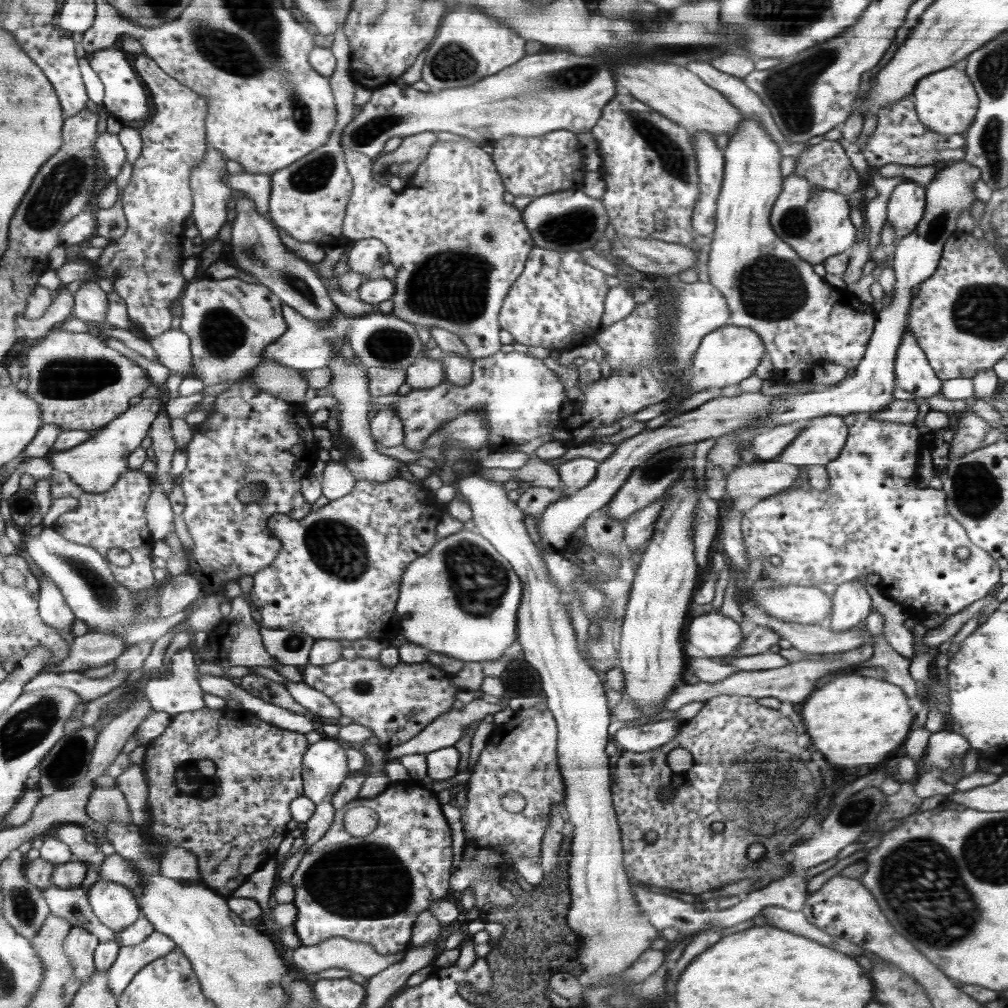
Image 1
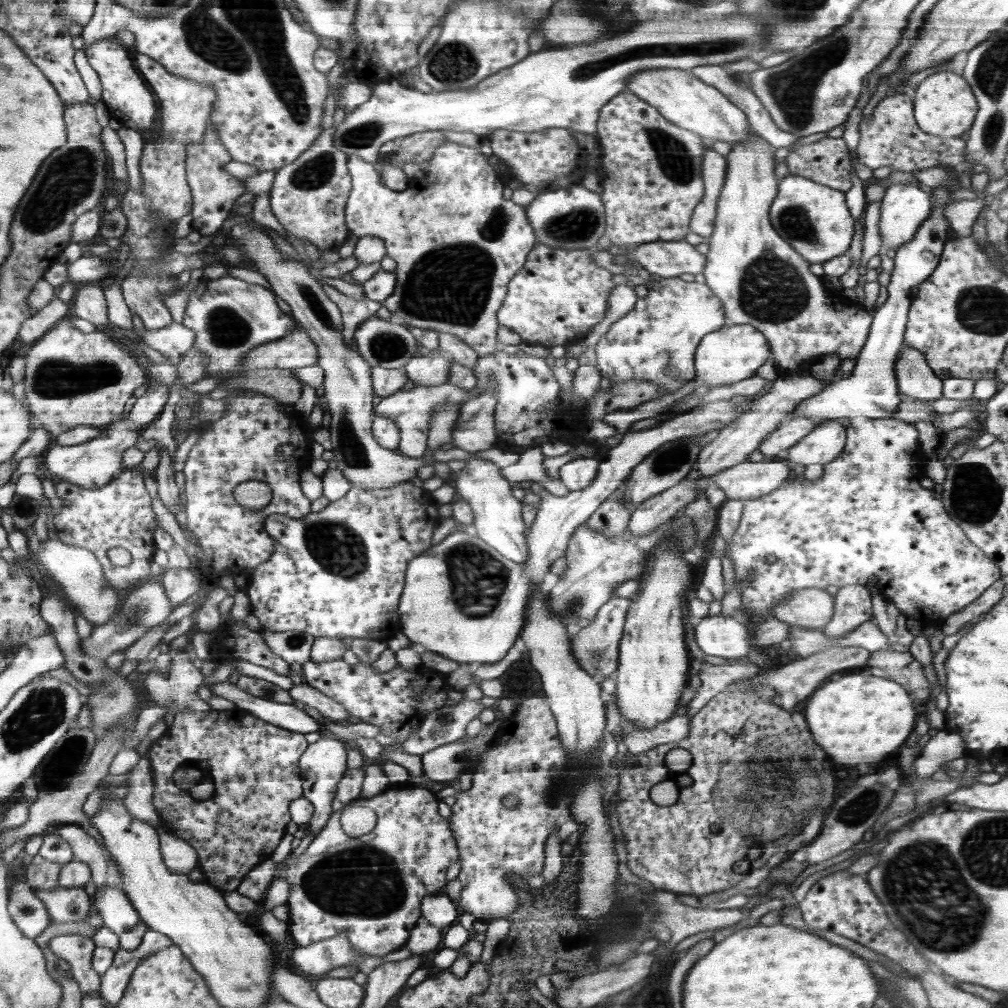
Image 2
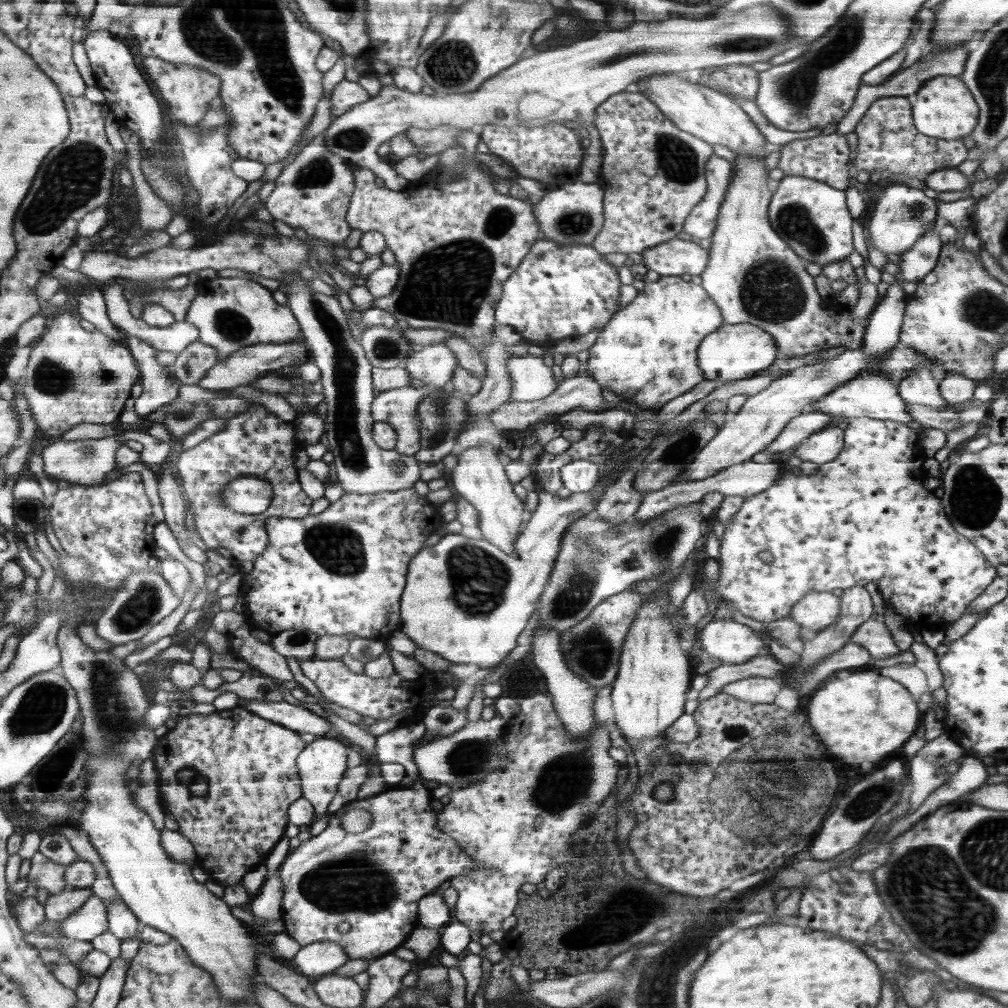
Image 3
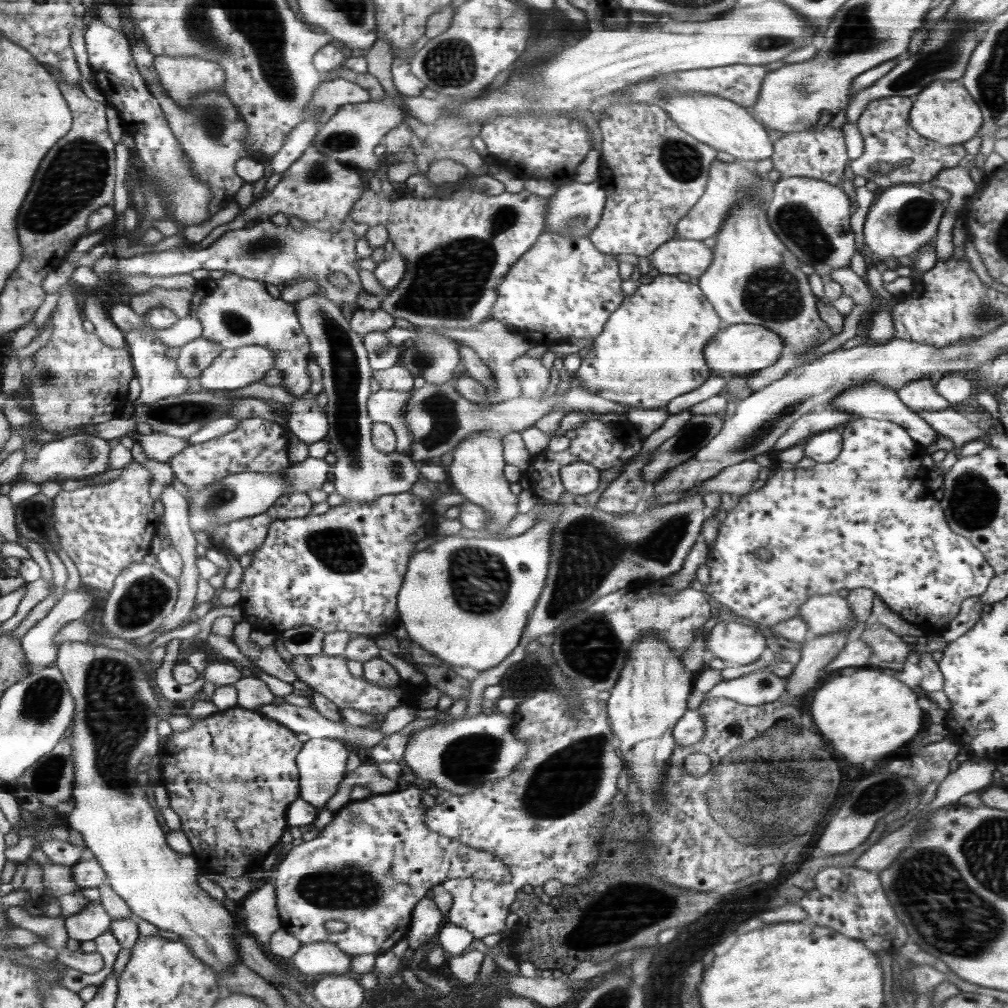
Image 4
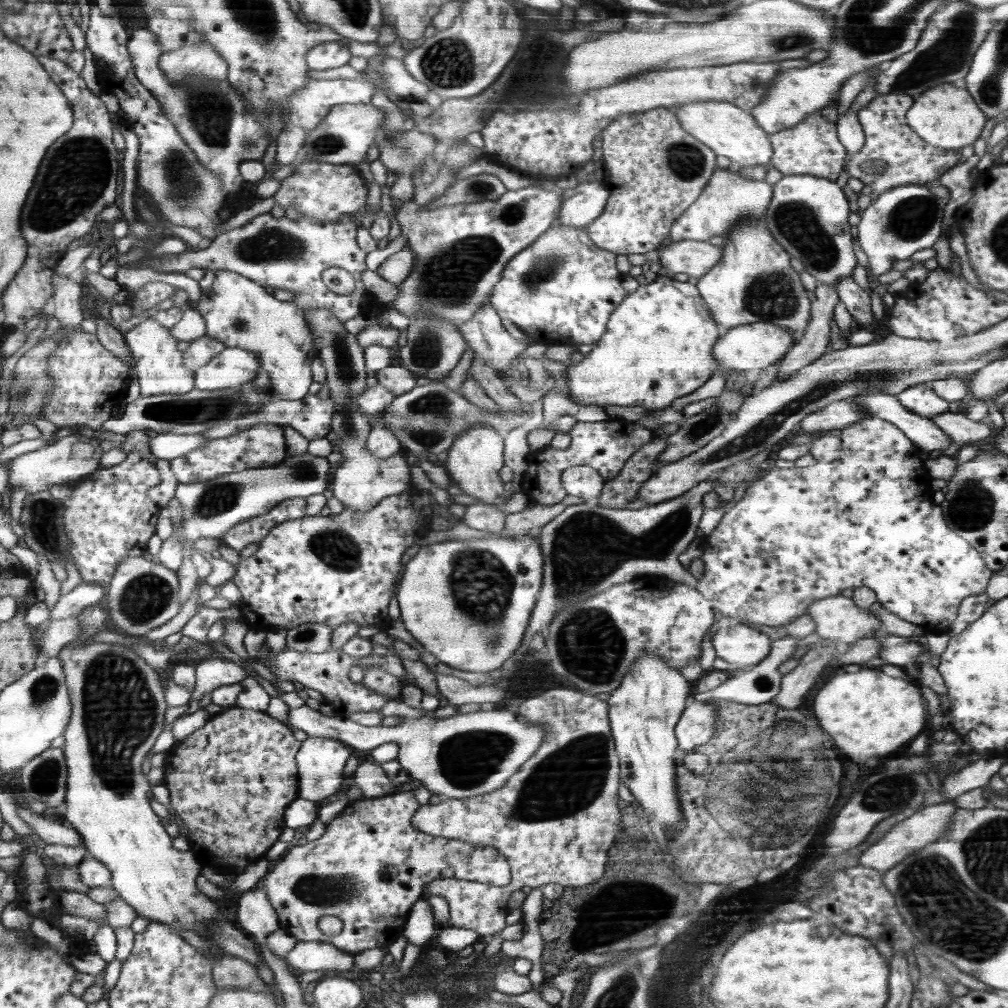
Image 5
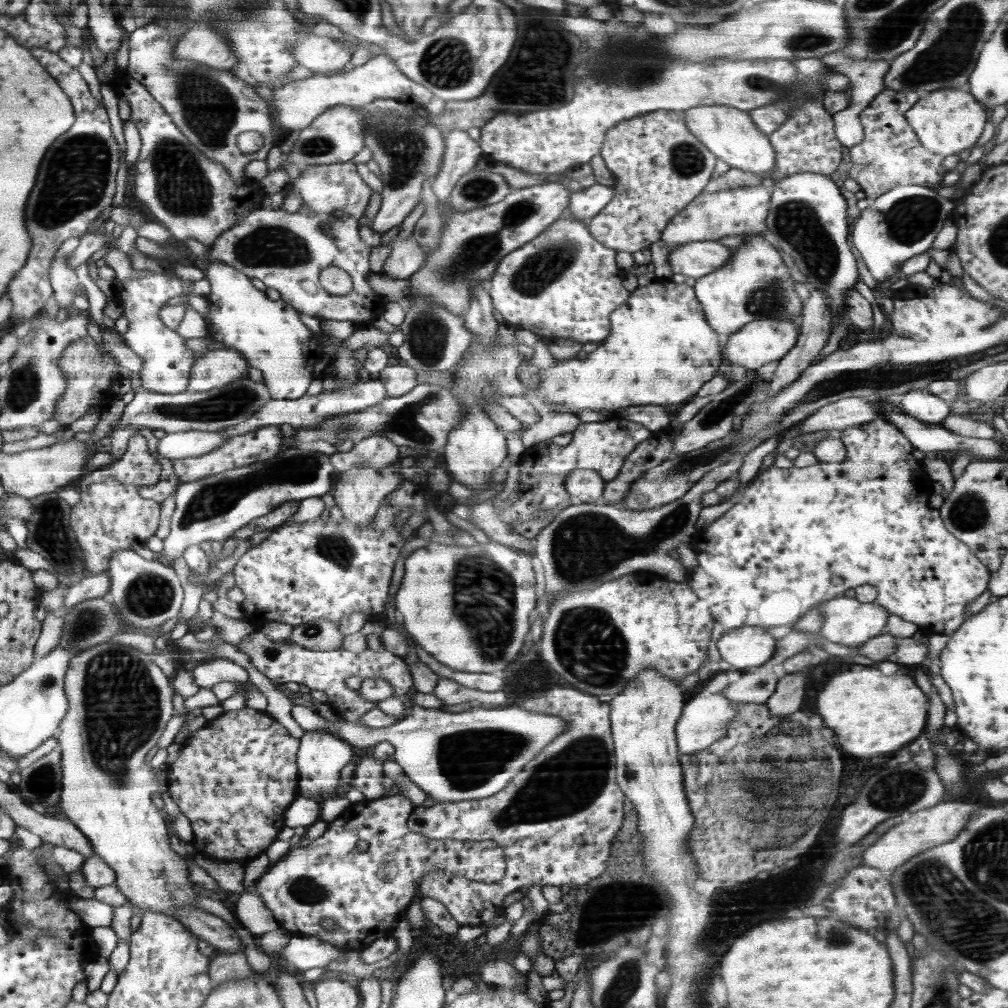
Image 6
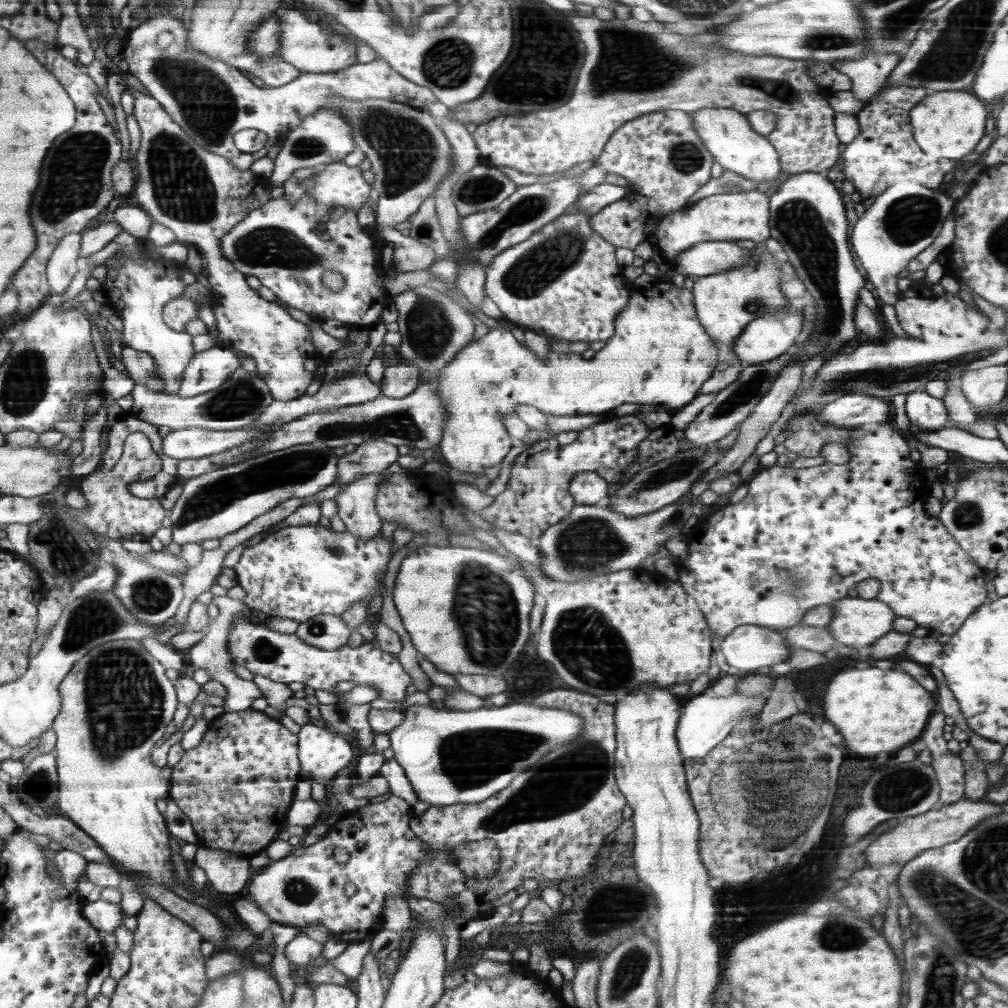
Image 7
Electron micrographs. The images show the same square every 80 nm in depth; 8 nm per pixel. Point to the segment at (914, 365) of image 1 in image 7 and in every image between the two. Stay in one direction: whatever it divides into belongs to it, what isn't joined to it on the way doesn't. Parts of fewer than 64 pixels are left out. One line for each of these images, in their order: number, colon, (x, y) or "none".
2: (916, 379)
3: (919, 387)
4: (919, 395)
5: (921, 399)
6: (924, 405)
7: (926, 413)

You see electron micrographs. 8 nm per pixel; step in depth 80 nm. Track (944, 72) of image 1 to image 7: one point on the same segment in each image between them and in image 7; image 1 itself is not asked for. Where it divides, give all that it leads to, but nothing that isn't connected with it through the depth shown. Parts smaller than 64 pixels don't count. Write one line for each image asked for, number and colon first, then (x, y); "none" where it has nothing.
2: (944, 104)
3: (944, 108)
4: (944, 112)
5: (947, 117)
6: (946, 121)
7: (948, 124)

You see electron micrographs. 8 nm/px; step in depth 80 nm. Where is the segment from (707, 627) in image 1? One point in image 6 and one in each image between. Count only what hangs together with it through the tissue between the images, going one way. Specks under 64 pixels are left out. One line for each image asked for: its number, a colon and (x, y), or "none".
2: (723, 636)
3: (731, 642)
4: (734, 643)
5: (739, 645)
6: (749, 646)

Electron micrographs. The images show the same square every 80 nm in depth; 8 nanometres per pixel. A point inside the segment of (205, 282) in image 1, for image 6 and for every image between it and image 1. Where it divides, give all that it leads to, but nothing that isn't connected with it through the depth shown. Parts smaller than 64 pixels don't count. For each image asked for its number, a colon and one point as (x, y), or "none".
2: (231, 317)
3: (235, 312)
4: (238, 312)
5: (240, 313)
6: (269, 333)

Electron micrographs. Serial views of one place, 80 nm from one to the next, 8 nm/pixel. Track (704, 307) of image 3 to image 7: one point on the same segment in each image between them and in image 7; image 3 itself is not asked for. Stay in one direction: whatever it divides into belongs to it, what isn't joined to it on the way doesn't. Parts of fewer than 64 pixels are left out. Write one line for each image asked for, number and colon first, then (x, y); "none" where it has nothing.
4: (651, 350)
5: (659, 344)
6: (662, 349)
7: (660, 352)

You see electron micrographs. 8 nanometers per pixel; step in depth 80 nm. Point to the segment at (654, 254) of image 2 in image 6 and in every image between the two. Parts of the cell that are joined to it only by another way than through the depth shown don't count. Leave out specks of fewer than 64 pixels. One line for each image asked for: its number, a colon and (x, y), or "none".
3: (677, 256)
4: (688, 256)
5: (694, 258)
6: (697, 259)

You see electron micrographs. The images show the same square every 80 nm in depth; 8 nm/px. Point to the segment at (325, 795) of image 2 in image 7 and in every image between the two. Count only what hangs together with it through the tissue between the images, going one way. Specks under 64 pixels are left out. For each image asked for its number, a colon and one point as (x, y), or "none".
3: (322, 763)
4: (322, 761)
5: (320, 761)
6: (321, 757)
7: (322, 753)

